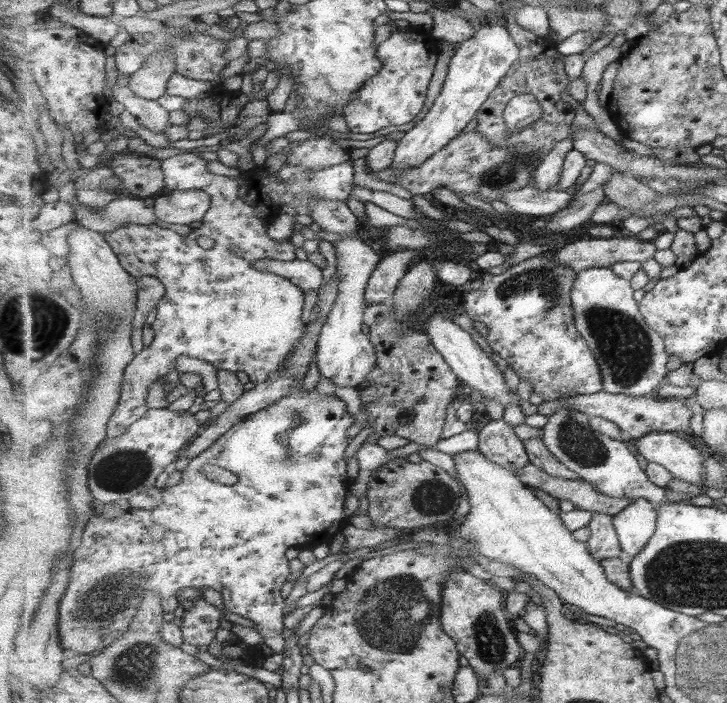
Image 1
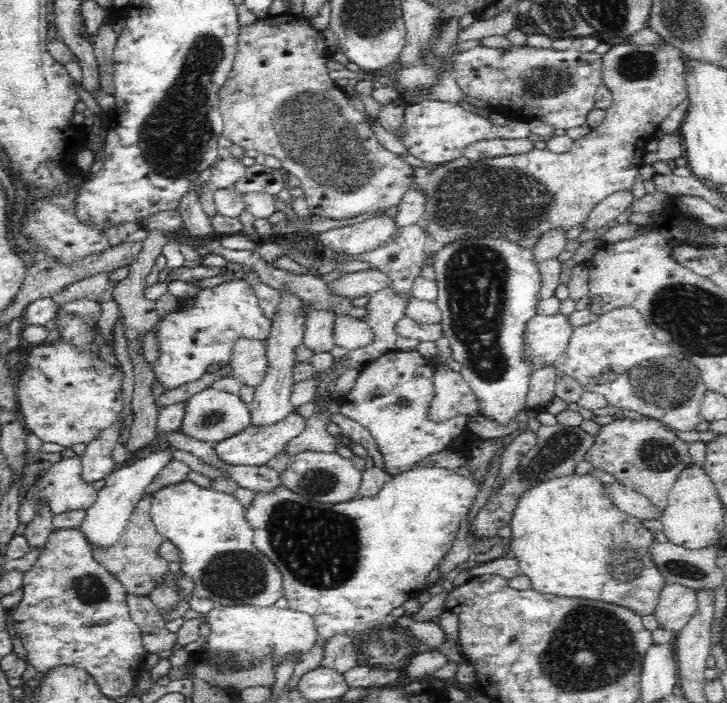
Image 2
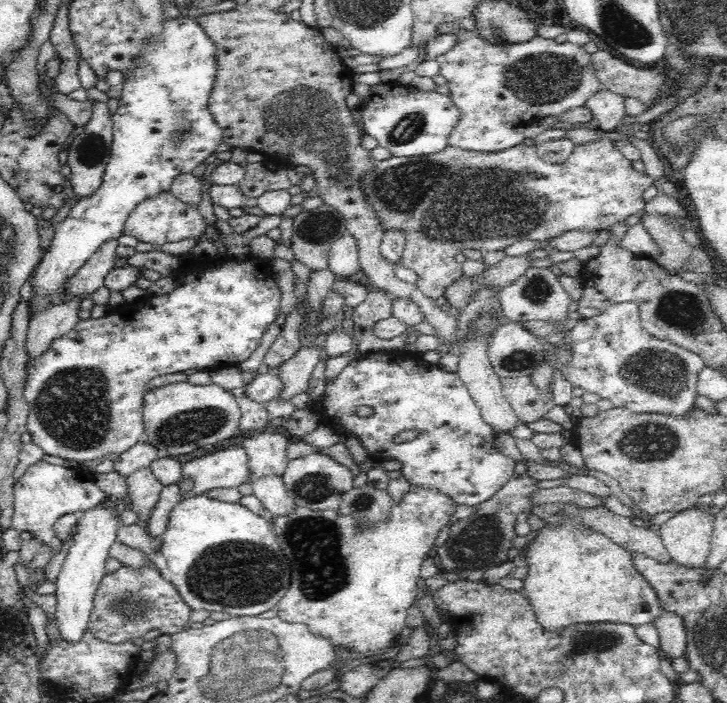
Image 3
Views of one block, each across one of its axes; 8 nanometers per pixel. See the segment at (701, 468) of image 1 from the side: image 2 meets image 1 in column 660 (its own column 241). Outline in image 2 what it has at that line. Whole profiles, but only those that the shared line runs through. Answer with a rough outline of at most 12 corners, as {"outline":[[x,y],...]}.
{"outline":[[296,409],[216,443],[230,464],[264,466],[306,430]]}

